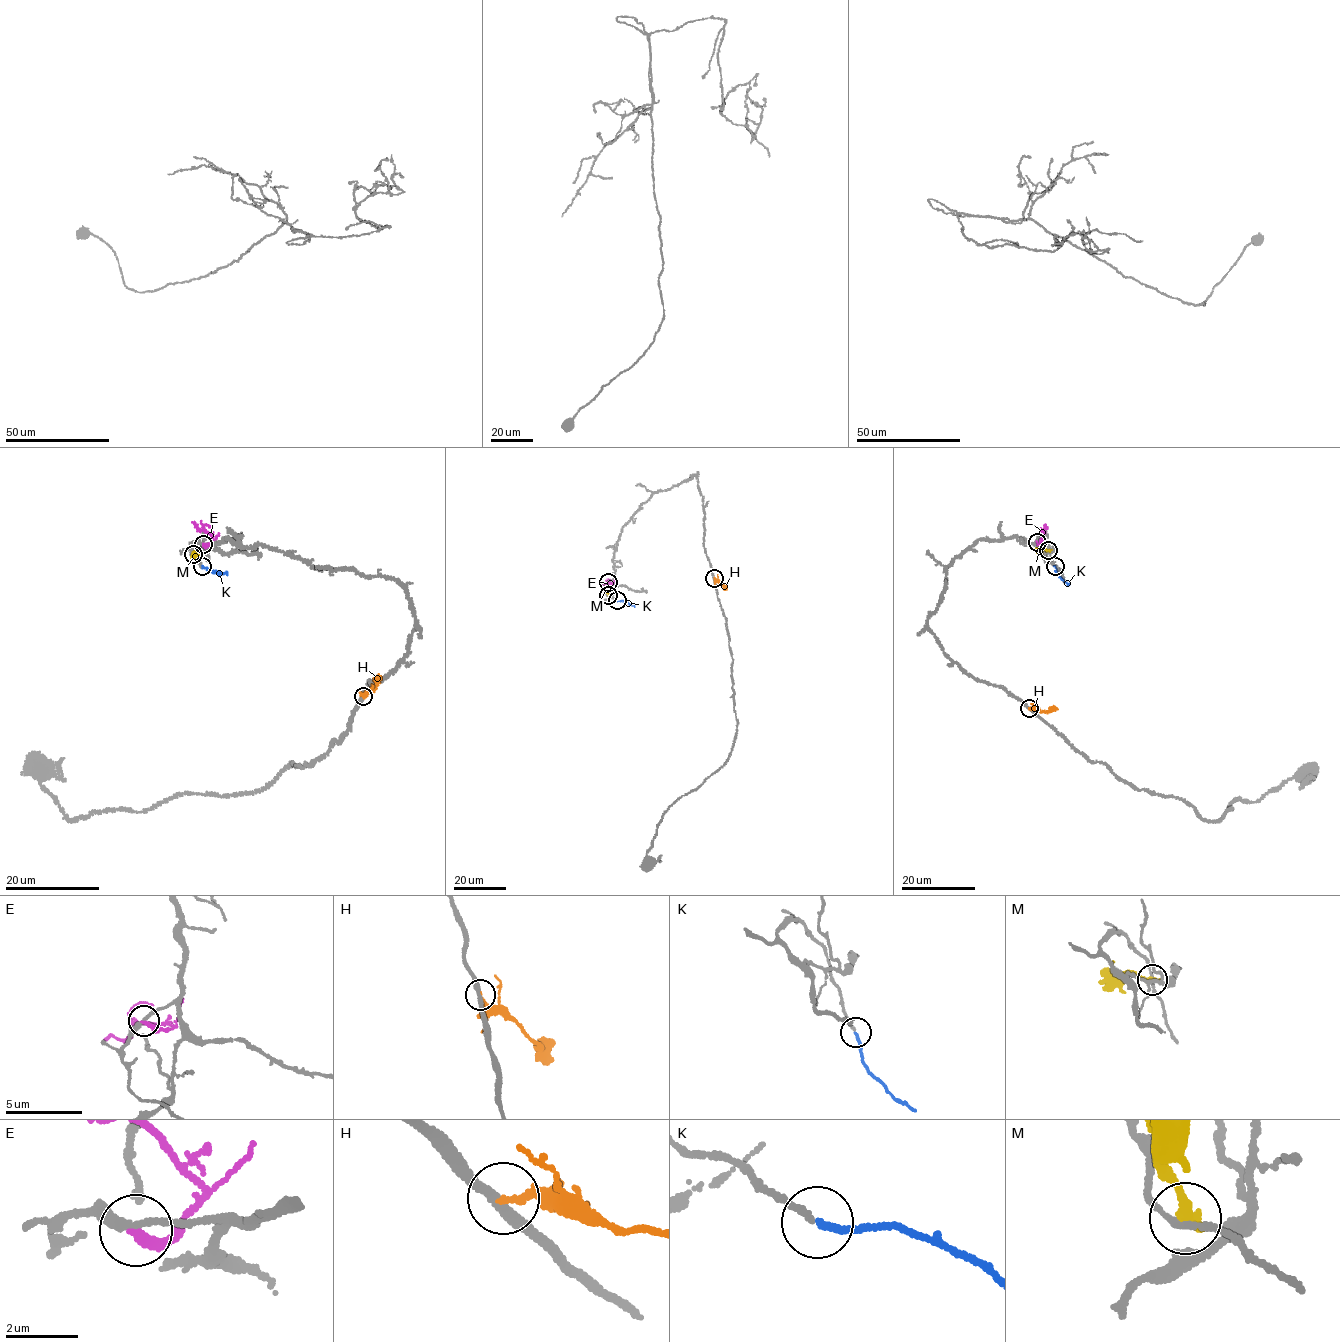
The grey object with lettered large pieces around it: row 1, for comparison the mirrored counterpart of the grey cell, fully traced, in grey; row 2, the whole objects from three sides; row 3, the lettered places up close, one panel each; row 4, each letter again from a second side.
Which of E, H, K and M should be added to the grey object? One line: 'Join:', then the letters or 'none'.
Join: K

